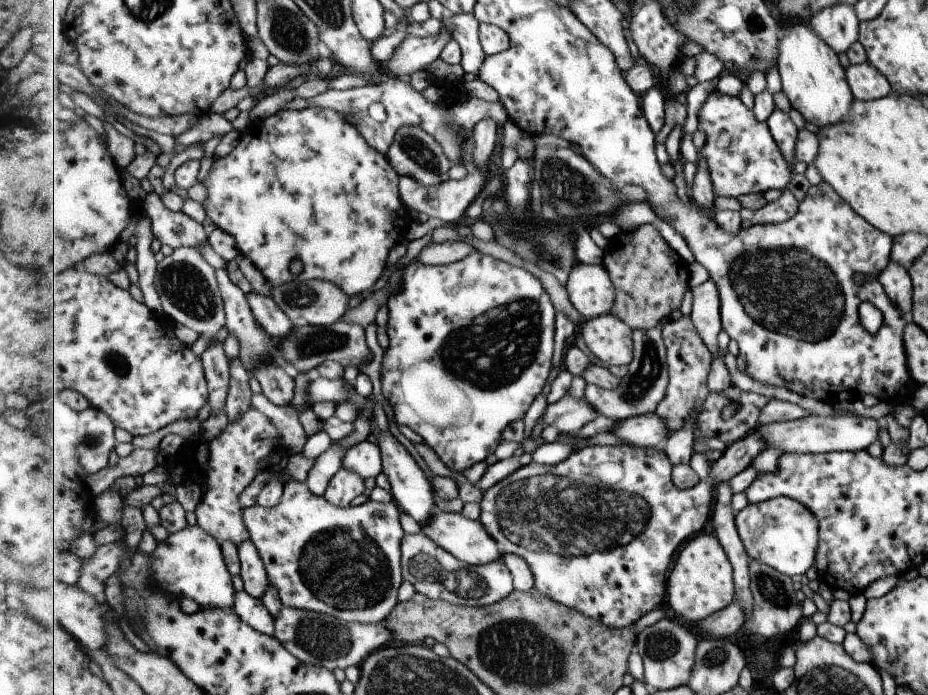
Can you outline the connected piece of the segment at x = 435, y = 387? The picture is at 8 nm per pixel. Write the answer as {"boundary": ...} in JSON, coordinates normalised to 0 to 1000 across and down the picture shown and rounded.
{"boundary":[[[512,361],[501,374],[484,383],[460,383],[452,374],[445,374],[434,384],[434,409],[428,420],[421,420],[417,432],[418,460],[416,476],[420,486],[419,504],[414,505],[411,522],[412,567],[422,586],[426,609],[440,613],[455,627],[455,633],[467,646],[474,662],[490,679],[501,679],[514,665],[525,662],[538,645],[542,635],[542,619],[555,604],[563,604],[577,578],[577,573],[589,553],[596,506],[598,506],[598,453],[600,446],[593,419],[585,412],[585,404],[572,394],[567,386],[557,386],[546,377]]]}

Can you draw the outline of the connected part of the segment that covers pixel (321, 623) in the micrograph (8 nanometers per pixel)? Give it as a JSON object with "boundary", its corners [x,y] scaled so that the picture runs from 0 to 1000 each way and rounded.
{"boundary":[[[306,872],[301,889],[296,891],[296,917],[324,953],[355,964],[389,958],[400,940],[428,925],[426,909],[416,901],[415,894],[406,898],[374,895],[357,885],[310,872]]]}

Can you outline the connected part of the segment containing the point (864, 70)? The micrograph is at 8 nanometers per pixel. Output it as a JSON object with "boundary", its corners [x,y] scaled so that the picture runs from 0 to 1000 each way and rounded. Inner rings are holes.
{"boundary":[[[934,91],[914,94],[913,118],[920,132],[921,144],[938,145],[961,135],[958,119],[946,101]]]}

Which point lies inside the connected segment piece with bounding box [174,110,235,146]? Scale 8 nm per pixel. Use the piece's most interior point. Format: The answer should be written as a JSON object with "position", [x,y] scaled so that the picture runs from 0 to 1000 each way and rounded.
{"position":[228,180]}

